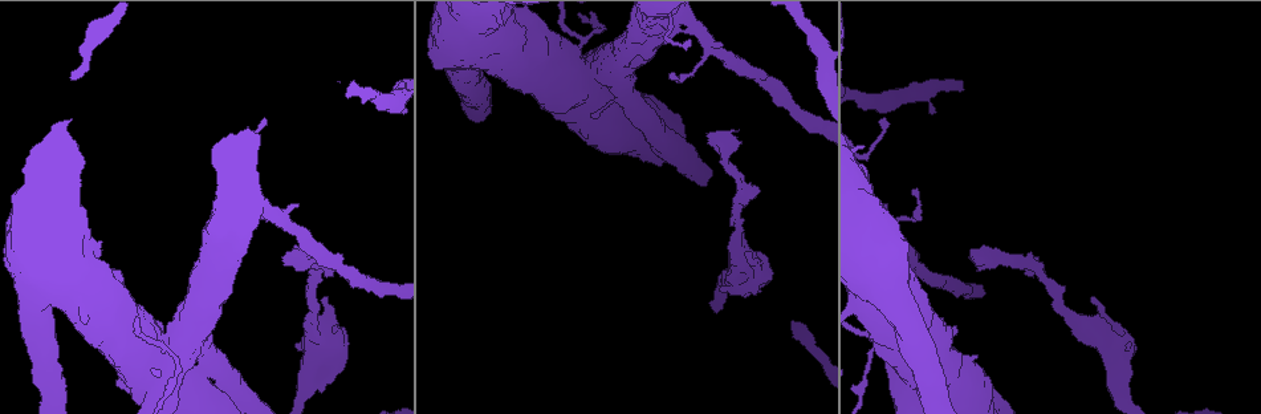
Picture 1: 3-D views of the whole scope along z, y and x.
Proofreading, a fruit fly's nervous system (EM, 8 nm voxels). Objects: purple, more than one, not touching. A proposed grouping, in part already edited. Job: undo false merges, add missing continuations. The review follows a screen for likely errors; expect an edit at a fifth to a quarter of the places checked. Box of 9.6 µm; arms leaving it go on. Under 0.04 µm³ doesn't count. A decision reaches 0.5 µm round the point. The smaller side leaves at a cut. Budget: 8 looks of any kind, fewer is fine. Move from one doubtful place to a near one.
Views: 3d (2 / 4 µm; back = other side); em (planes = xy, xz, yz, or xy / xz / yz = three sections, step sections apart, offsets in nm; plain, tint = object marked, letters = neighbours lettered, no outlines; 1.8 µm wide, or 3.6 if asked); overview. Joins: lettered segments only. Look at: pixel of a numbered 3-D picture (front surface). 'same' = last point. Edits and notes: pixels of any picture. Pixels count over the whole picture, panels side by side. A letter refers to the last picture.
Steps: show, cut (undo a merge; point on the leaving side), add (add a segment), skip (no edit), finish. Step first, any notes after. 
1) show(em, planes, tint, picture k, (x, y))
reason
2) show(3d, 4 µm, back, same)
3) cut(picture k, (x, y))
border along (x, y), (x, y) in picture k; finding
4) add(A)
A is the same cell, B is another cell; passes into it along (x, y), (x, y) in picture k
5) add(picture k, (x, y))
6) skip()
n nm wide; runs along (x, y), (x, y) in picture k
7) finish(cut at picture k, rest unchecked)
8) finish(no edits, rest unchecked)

show(em, yz, step 4, tint, picture 1, (971, 250))
an open end

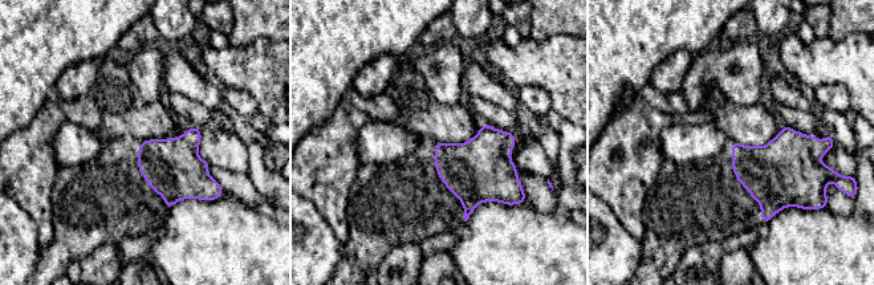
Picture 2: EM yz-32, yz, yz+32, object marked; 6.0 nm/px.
show(em, planes, letters, same)
cut it another way

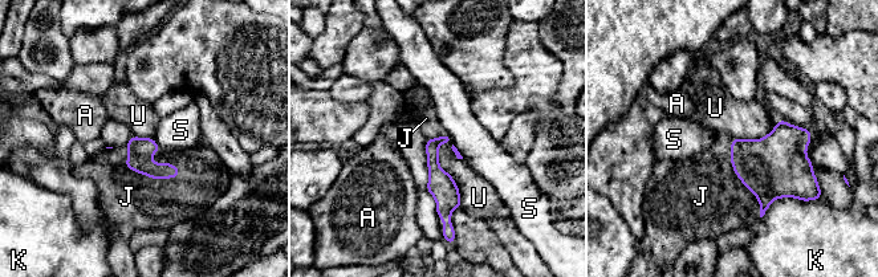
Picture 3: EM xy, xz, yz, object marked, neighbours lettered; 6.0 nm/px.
add(J)
U touches over 420 nm; J is the same cell, A, K, S and U are other cells; it goes on there

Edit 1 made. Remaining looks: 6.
show(overview)
see it whole again

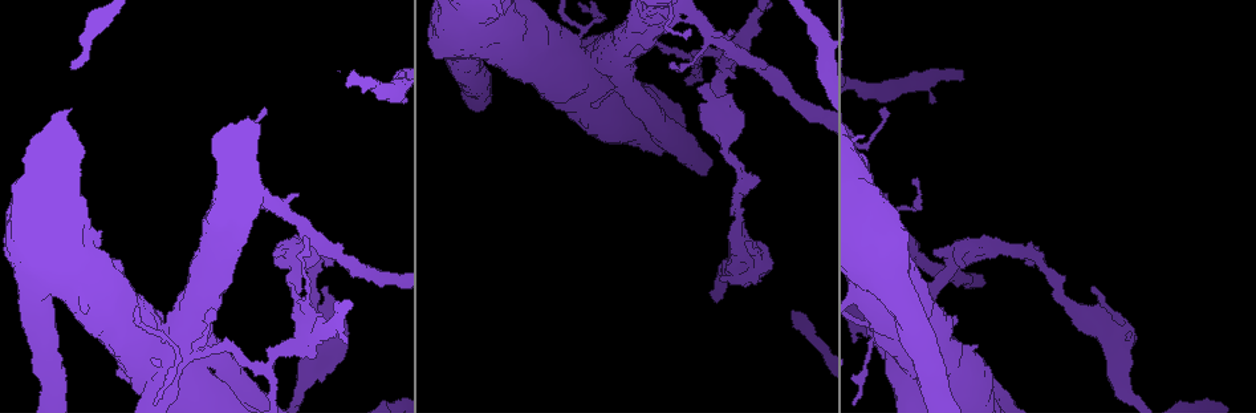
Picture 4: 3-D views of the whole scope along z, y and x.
show(3d, 2 µm, picture 4, (305, 338))
sharp bend

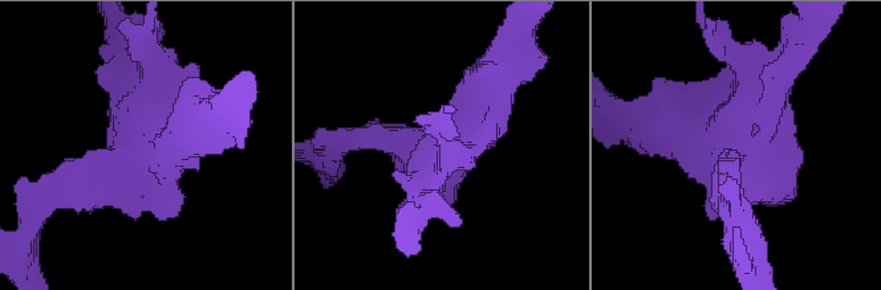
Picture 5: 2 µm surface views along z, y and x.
show(em, planes, letters, picture 5, (136, 153))
shape alone is not enough

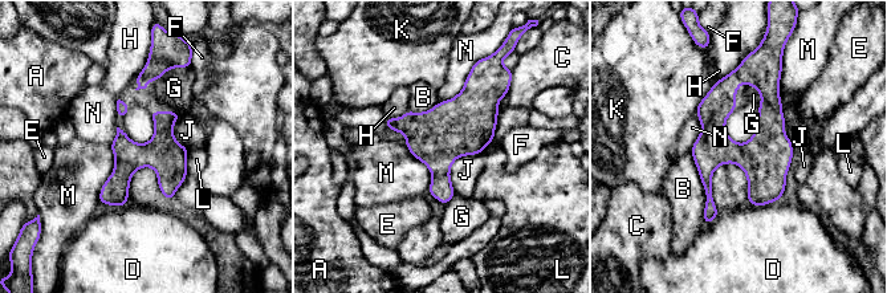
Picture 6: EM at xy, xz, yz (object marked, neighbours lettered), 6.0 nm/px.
skip()
A, B, C, D, E, F, G, H, J, K, L, M and N are other cells; border along (493, 138), (452, 163), (454, 192) in picture 6; all the same cell

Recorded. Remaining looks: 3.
show(3d, 4 µm, picture 4, (331, 263))
an open end

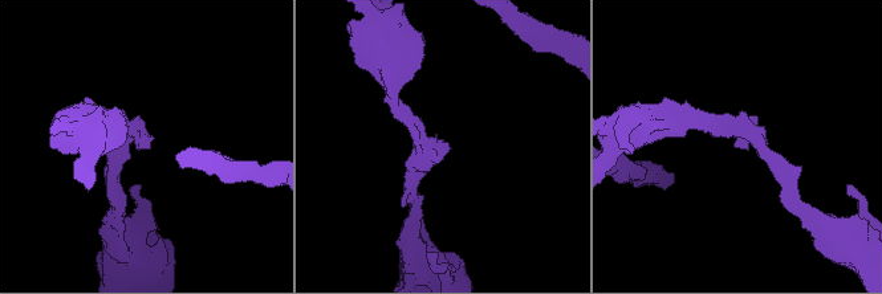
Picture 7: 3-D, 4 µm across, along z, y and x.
show(em, planes, letters, picture 7, (448, 149))
arms of 180, 220 nm

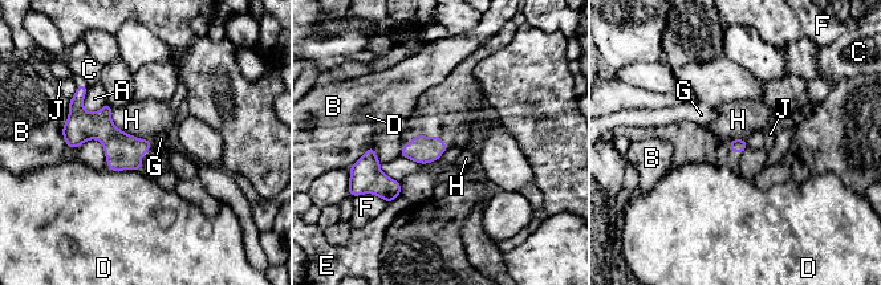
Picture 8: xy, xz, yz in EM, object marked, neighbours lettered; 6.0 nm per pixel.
skip()
A, B, C, D, E, F, G, H and J are other cells; border along (112, 108), (120, 129), (150, 141) in picture 8; no lettered segment goes on from it

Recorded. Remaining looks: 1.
finish(add at picture 3, rest unchecked)

